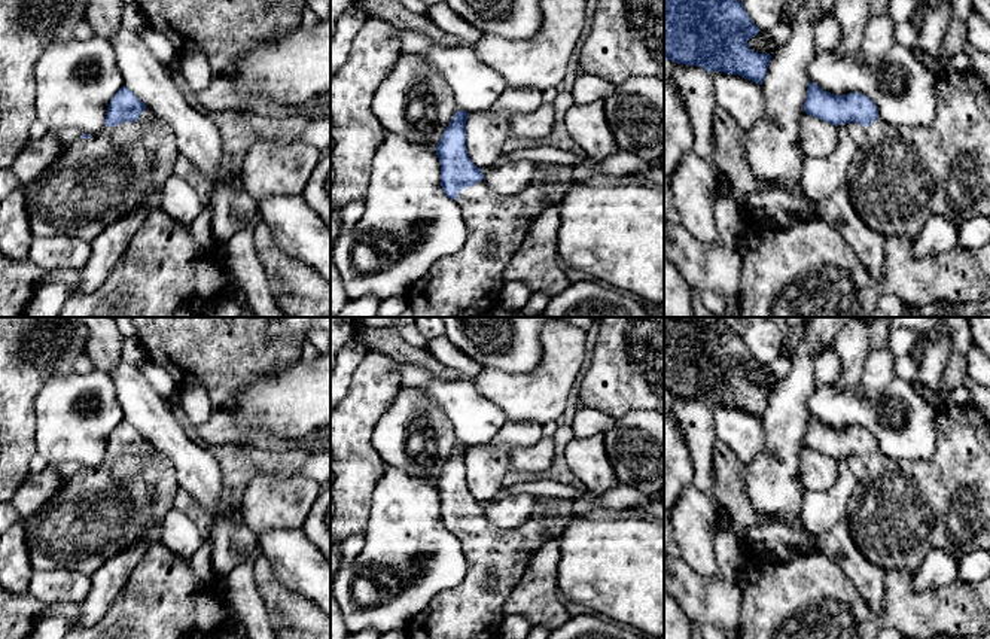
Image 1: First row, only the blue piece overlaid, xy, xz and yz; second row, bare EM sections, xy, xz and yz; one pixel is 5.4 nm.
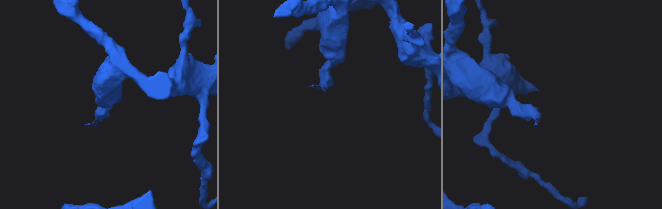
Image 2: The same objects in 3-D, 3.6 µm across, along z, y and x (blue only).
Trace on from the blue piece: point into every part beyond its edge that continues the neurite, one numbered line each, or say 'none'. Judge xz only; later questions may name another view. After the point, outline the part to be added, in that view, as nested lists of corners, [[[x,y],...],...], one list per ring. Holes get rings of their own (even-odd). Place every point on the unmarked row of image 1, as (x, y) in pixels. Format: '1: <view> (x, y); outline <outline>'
1: xz (496, 557); outline [[[484,514],[462,523],[454,535],[466,557],[466,575],[456,587],[435,596],[408,624],[408,639],[497,639],[509,594],[518,585],[531,557],[552,538],[552,532],[540,518],[531,518],[514,529],[499,527]]]

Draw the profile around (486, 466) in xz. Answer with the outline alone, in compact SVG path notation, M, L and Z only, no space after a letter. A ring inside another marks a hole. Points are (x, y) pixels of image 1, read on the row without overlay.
M506 420L491 442L470 447L466 454L466 483L470 495L481 503L493 500L509 471L509 451L531 447L542 438L542 425Z

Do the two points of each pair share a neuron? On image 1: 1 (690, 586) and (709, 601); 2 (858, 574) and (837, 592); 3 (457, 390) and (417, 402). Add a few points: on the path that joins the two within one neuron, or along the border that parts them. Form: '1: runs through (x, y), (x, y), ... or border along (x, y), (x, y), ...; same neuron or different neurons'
1: runs through (694, 590), (704, 601); same neuron
2: border along (825, 556), (850, 580), (855, 590), (871, 608); different neurons
3: border along (401, 386), (422, 389), (444, 411), (451, 426); different neurons

